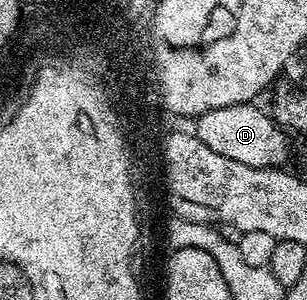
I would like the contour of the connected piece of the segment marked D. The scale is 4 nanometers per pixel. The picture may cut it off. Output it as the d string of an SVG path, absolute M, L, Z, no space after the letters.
M255 103L222 106L222 110L210 110L195 121L194 134L214 154L222 154L222 158L234 158L234 162L242 162L242 166L255 168L283 169L288 160L288 143L290 137L276 125L267 111L255 108Z

